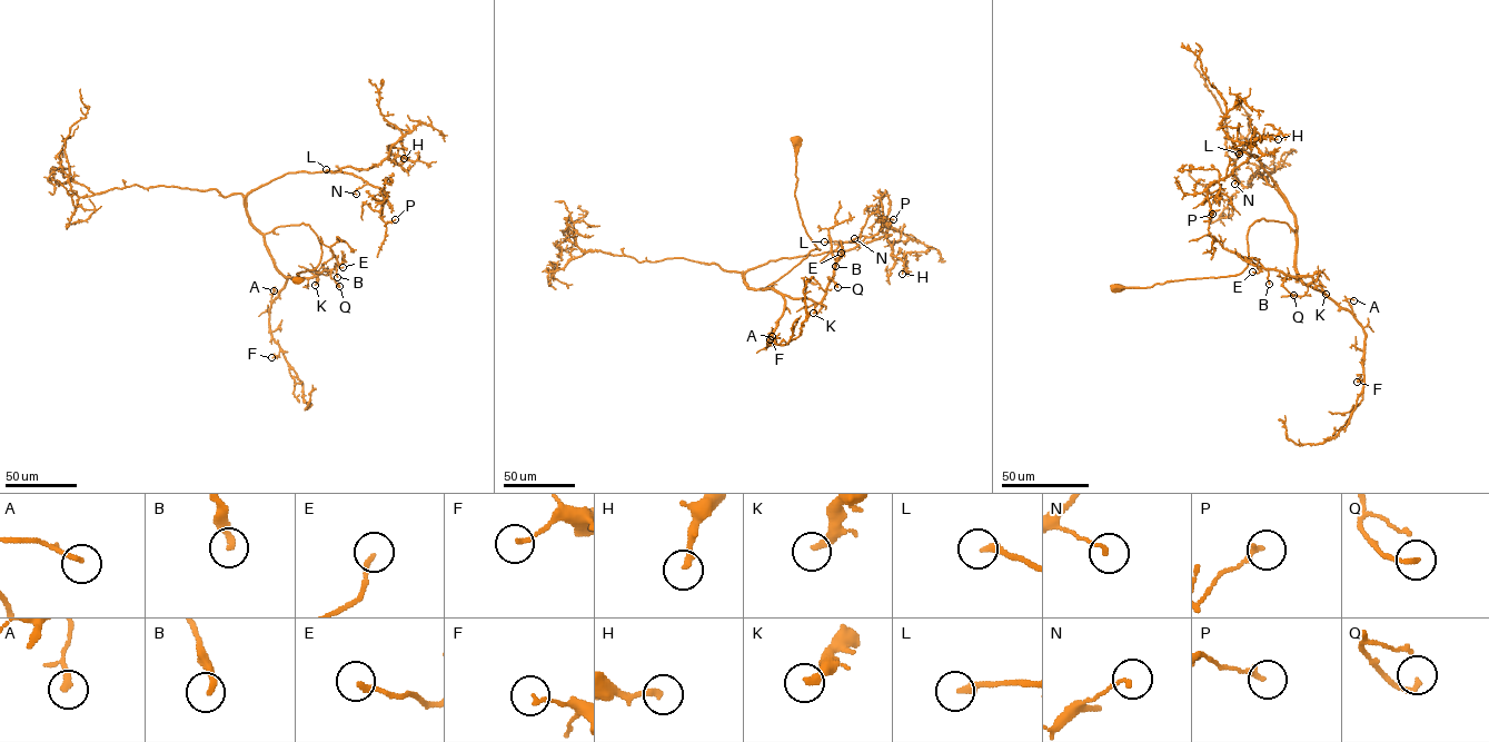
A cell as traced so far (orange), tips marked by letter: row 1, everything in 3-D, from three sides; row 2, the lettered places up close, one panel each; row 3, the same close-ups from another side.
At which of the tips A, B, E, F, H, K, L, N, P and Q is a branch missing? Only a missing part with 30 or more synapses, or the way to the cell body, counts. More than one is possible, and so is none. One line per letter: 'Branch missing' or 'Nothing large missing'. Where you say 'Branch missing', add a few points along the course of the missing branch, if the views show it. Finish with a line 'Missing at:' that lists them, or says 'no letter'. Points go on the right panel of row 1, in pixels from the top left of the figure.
A: Nothing large missing
B: Nothing large missing
E: Nothing large missing
F: Nothing large missing
H: Branch missing. Course of what is missing: (1278, 139), (1297, 139)
K: Nothing large missing
L: Nothing large missing
N: Nothing large missing
P: Nothing large missing
Q: Nothing large missing
Missing at: H

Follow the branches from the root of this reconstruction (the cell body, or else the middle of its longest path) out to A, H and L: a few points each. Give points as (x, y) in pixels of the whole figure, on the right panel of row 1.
A: (1115, 289), (1238, 275), (1248, 229), (1263, 218), (1294, 231), (1306, 284), (1351, 312), (1353, 300)
H: (1115, 289), (1234, 276), (1247, 265), (1257, 220), (1294, 231), (1258, 157), (1232, 140), (1278, 139)
L: (1115, 289), (1234, 276), (1247, 265), (1257, 220), (1294, 231), (1258, 157), (1239, 154)

